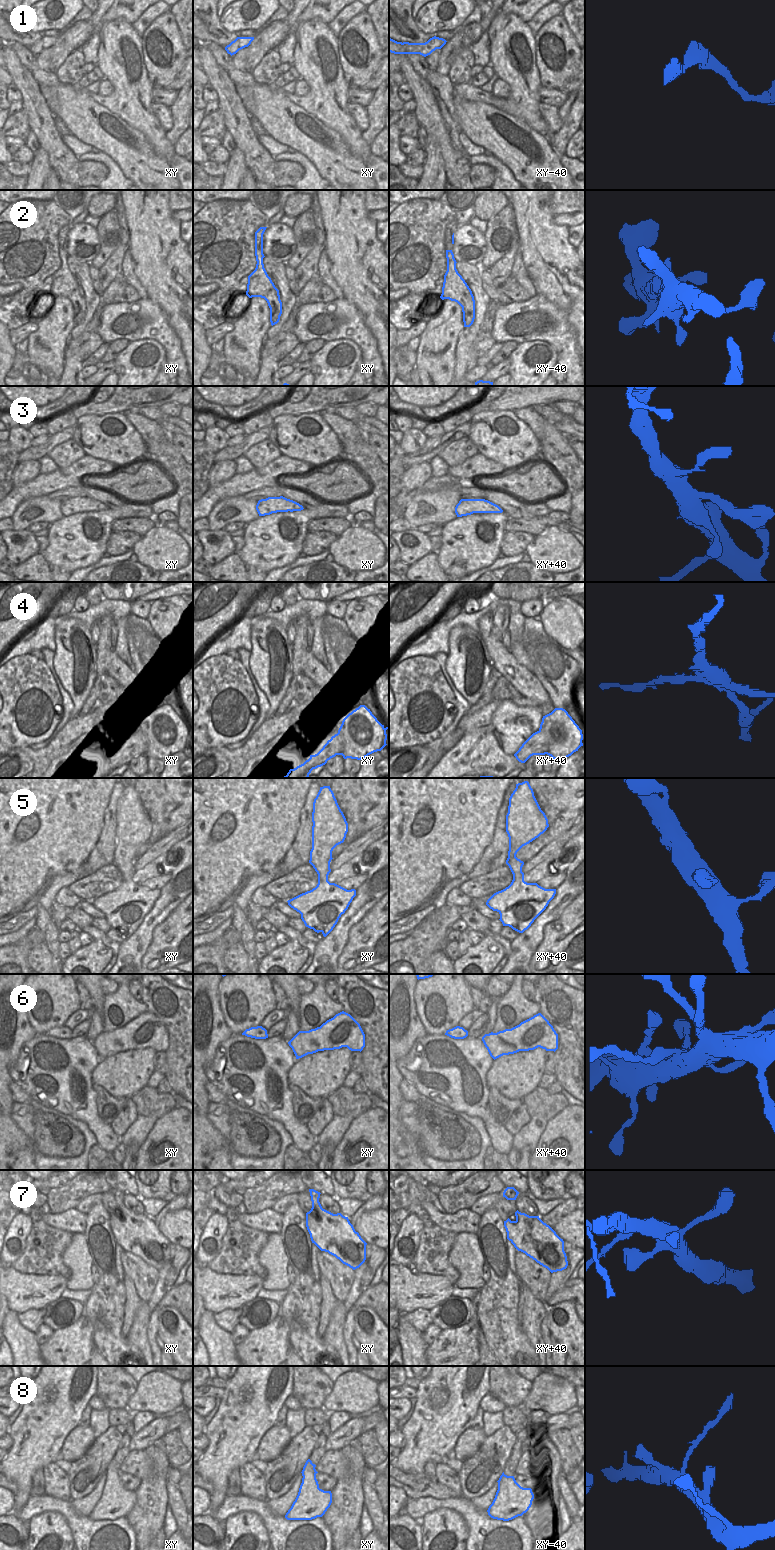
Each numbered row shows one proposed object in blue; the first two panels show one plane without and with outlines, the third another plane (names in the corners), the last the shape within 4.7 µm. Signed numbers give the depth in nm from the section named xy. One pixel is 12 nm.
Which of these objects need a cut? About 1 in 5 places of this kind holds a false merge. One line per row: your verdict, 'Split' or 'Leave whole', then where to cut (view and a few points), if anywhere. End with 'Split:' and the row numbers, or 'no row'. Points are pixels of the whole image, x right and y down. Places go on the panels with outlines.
1: Leave whole. No split
2: Leave whole. No split
3: Leave whole. No split
4: Split. Split along xy+40 (558, 718), (562, 733), (551, 733), (550, 747), (545, 753)
5: Leave whole. No split
6: Split. Split along xy+40 (459, 1027), (461, 1038)
7: Leave whole. No split
8: Leave whole. No split
Split: 4, 6

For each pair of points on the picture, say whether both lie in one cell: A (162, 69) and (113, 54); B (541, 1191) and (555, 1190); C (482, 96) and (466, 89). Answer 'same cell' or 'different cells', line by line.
A: different cells
B: same cell
C: same cell

